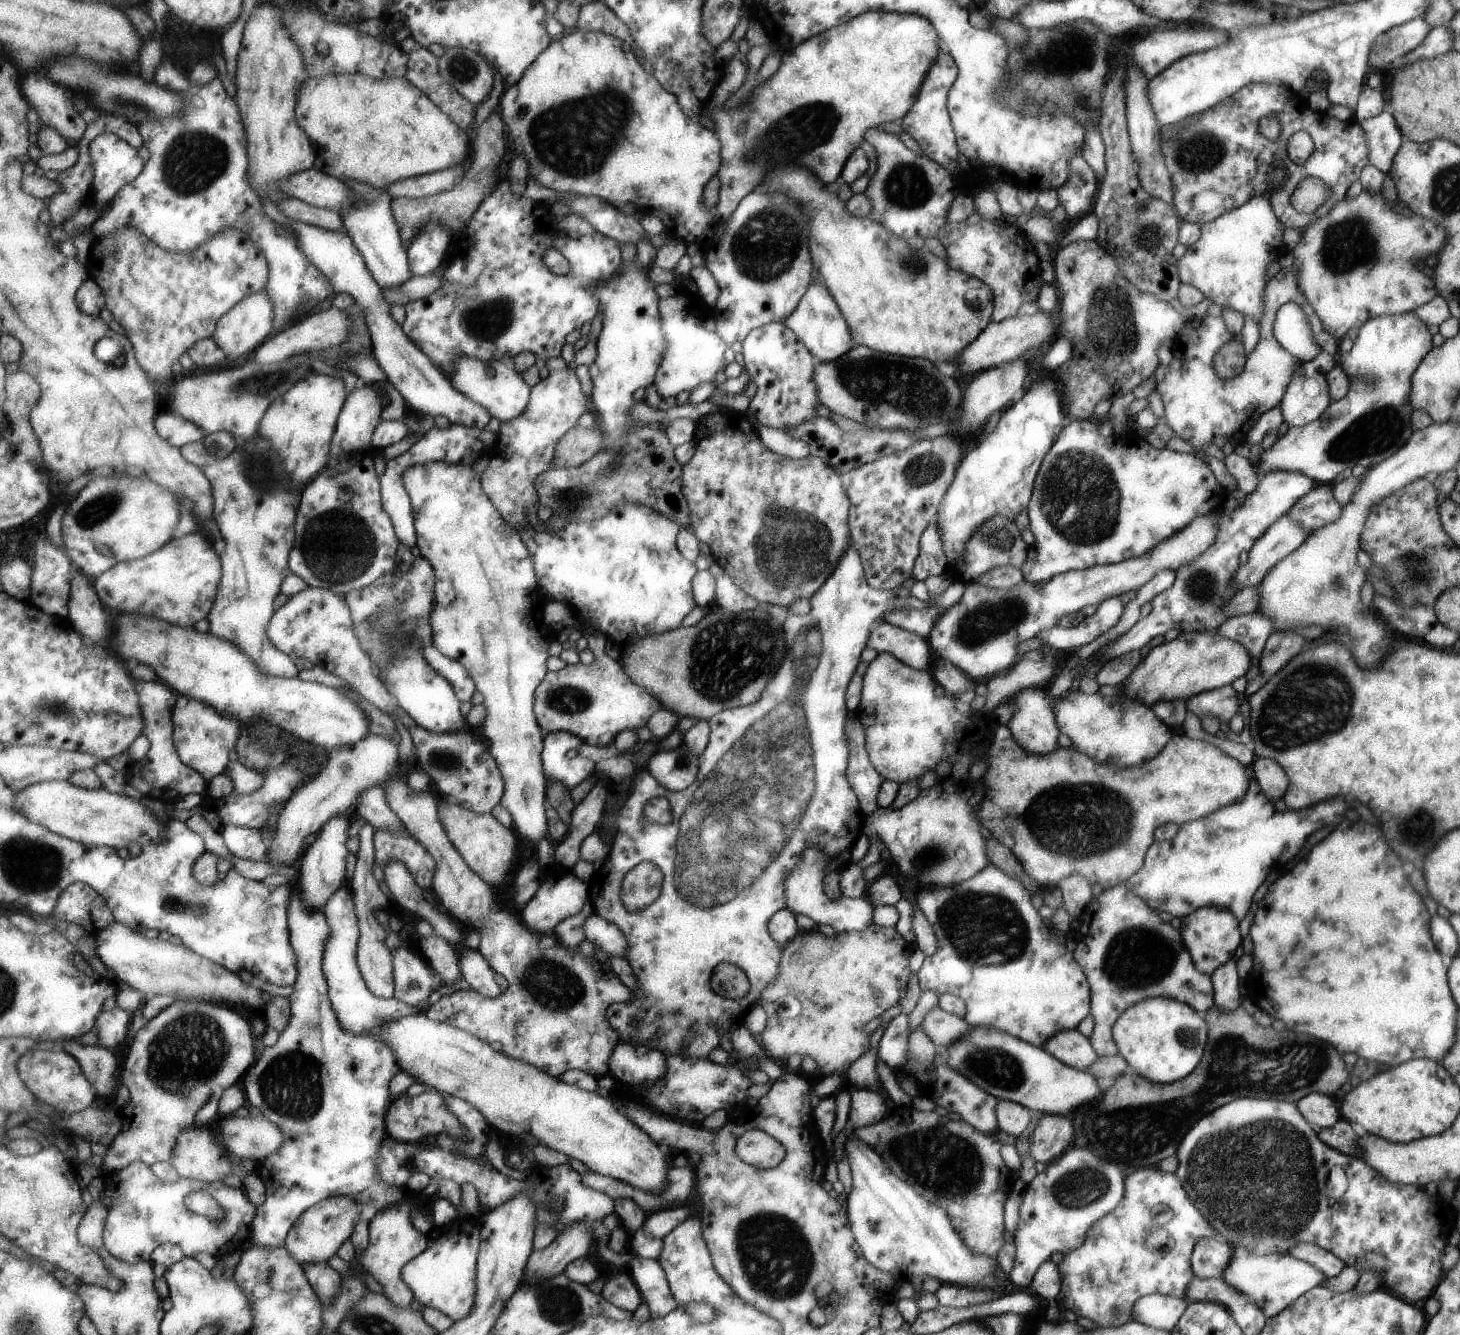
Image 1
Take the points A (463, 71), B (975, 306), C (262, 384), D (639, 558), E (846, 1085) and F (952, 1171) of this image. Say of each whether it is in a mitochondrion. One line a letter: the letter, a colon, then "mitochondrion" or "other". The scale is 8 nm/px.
A: mitochondrion
B: other
C: mitochondrion
D: other
E: other
F: mitochondrion

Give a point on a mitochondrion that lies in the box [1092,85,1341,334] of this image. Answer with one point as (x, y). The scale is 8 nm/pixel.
(1202, 151)

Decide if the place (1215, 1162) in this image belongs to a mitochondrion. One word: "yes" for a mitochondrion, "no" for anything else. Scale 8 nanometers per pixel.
yes

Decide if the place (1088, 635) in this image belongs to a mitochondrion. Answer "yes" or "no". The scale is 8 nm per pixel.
no

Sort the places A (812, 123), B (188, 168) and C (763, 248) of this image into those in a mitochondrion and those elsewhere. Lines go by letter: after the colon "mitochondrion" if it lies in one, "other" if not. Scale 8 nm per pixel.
A: mitochondrion
B: mitochondrion
C: mitochondrion

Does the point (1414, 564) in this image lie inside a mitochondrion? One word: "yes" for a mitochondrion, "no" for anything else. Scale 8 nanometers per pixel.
yes

